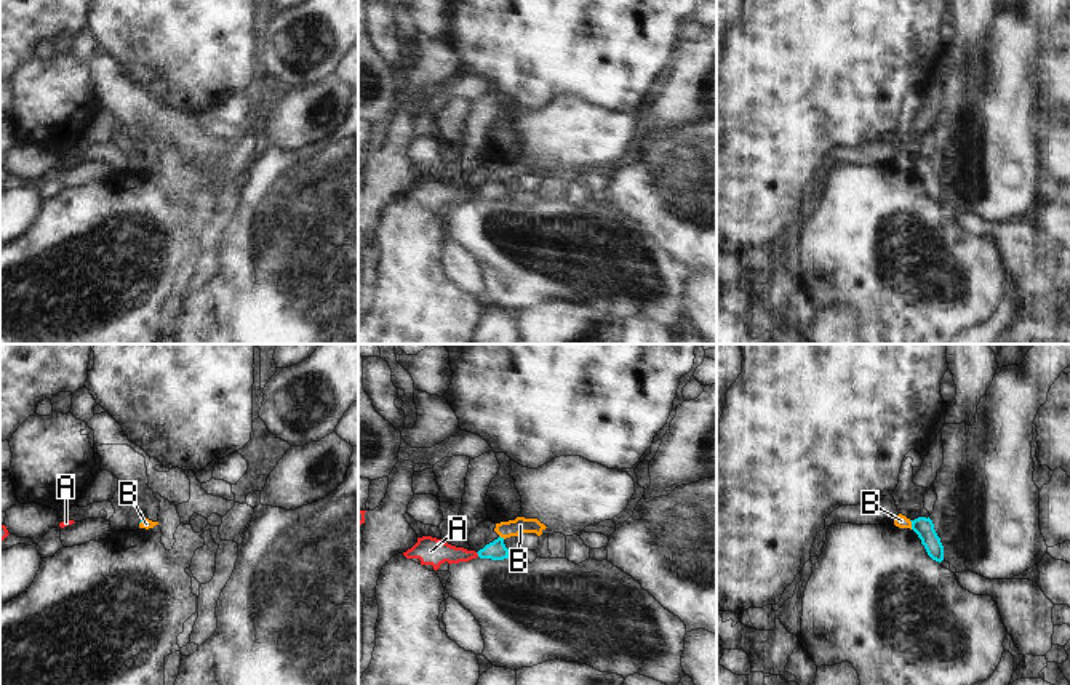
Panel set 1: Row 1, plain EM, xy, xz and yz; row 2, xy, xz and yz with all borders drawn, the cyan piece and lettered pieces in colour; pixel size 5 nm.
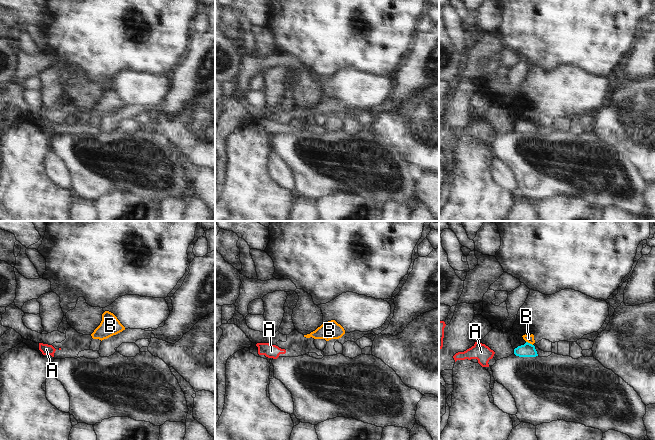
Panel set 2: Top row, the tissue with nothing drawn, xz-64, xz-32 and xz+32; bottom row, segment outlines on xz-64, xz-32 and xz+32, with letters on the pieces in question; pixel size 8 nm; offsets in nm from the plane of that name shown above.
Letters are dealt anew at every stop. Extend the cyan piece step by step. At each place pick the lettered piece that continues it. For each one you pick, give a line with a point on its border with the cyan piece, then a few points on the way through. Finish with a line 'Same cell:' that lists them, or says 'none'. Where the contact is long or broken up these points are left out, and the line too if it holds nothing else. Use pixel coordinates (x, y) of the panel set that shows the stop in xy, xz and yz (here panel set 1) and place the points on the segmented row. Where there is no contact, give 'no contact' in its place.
Same cell: none

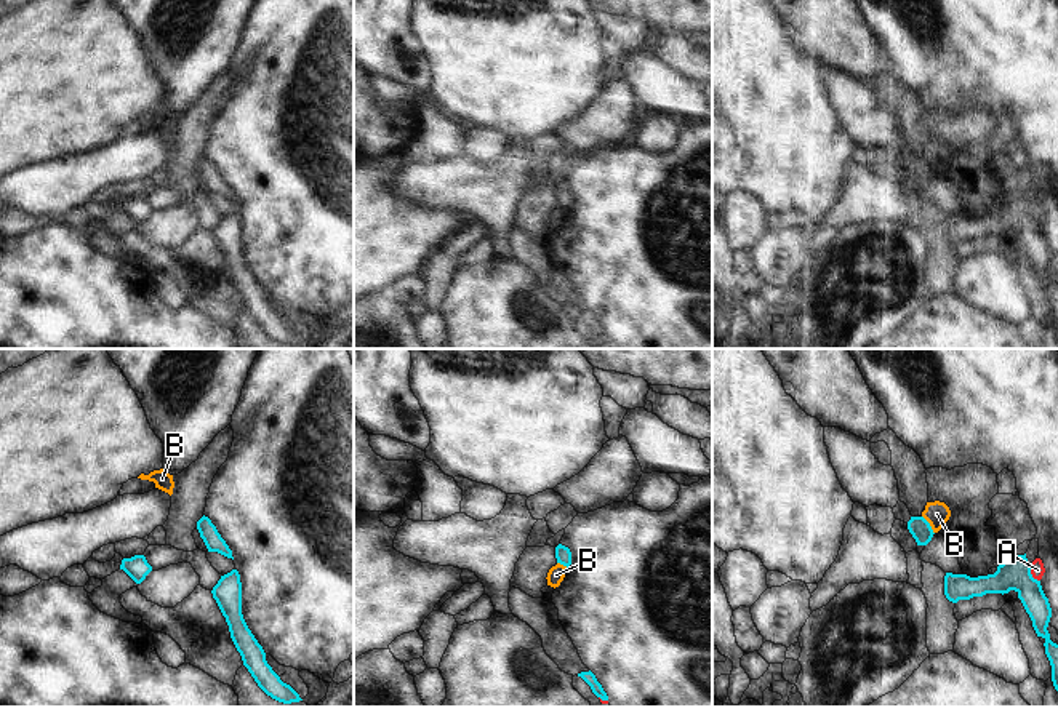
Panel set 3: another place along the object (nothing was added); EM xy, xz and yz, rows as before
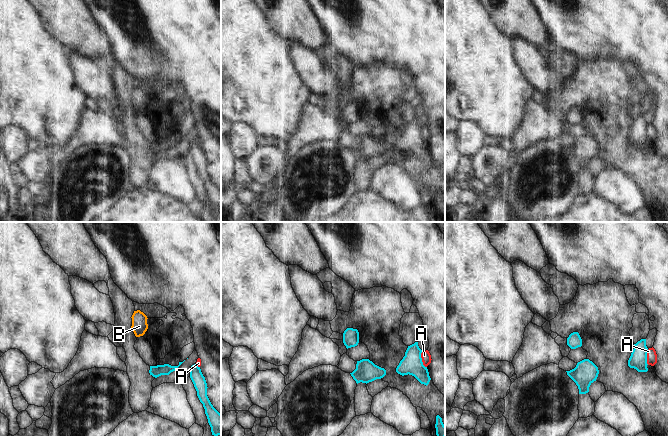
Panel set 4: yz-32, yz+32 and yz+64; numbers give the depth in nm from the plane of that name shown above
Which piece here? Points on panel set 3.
Same cell: none

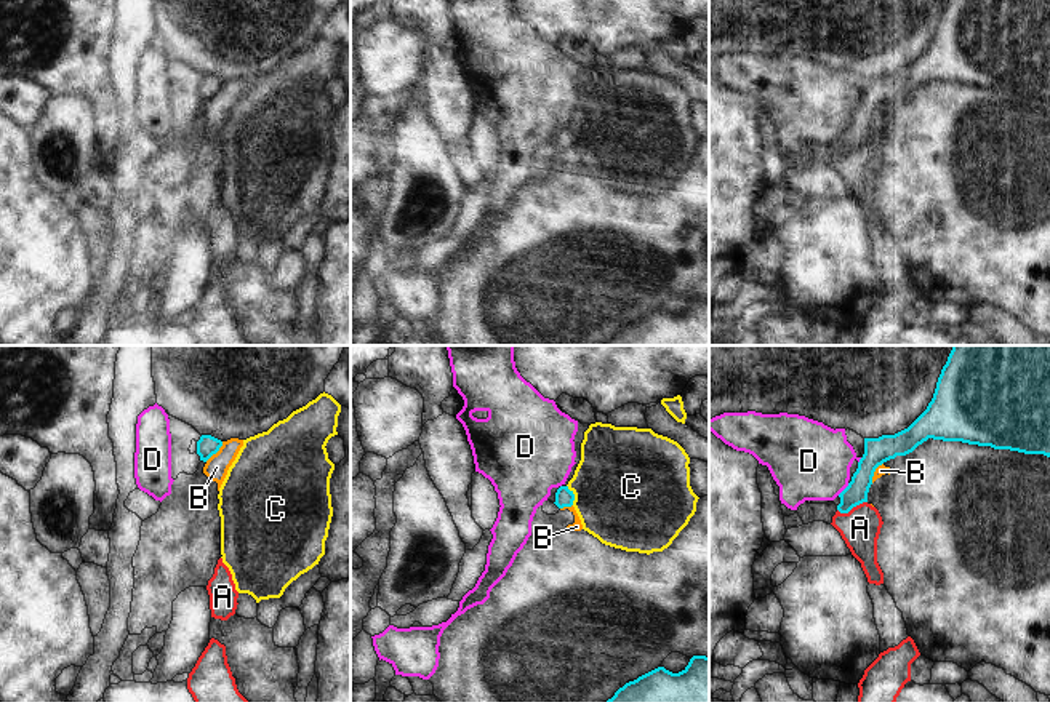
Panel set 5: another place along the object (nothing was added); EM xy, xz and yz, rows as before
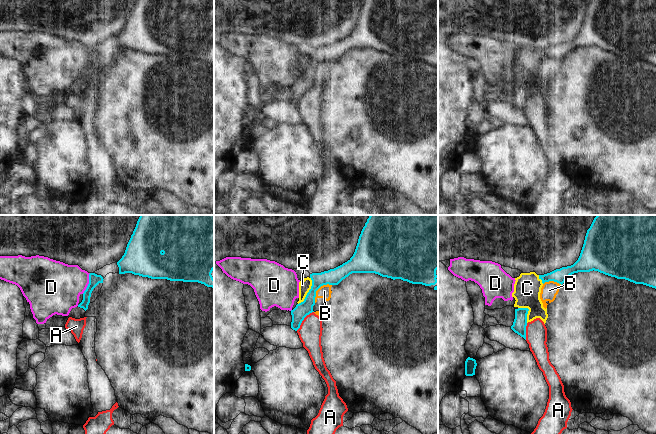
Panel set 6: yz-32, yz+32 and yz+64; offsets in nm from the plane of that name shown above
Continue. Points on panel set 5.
Same cell: none

